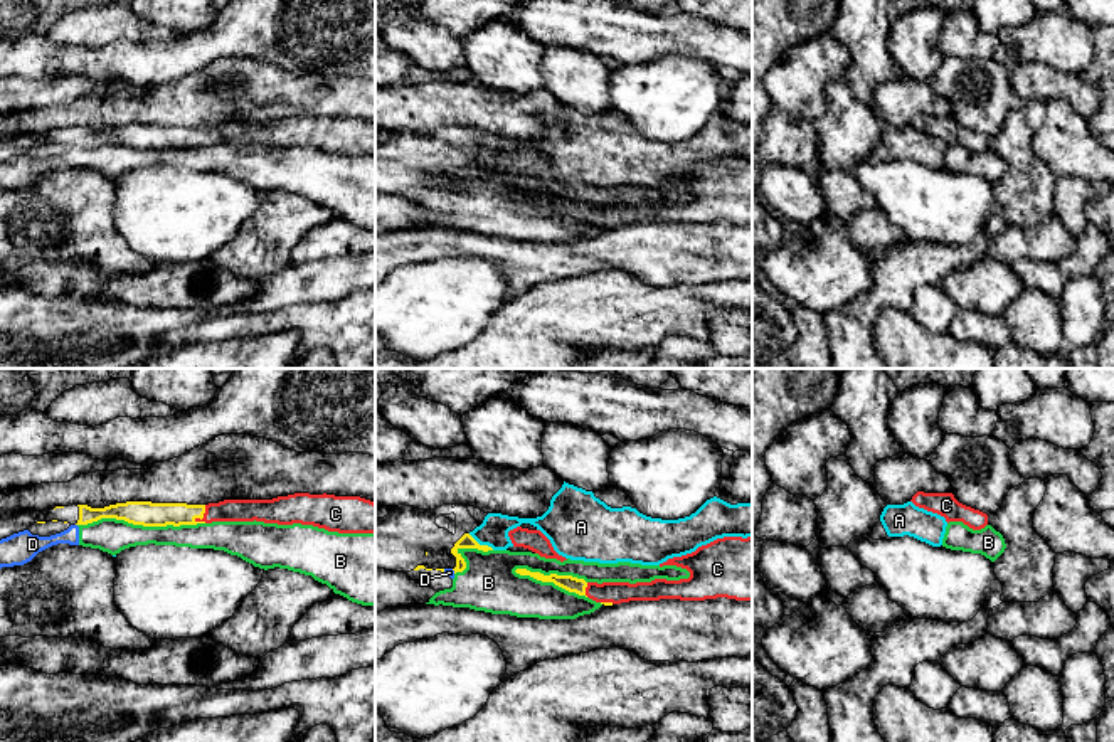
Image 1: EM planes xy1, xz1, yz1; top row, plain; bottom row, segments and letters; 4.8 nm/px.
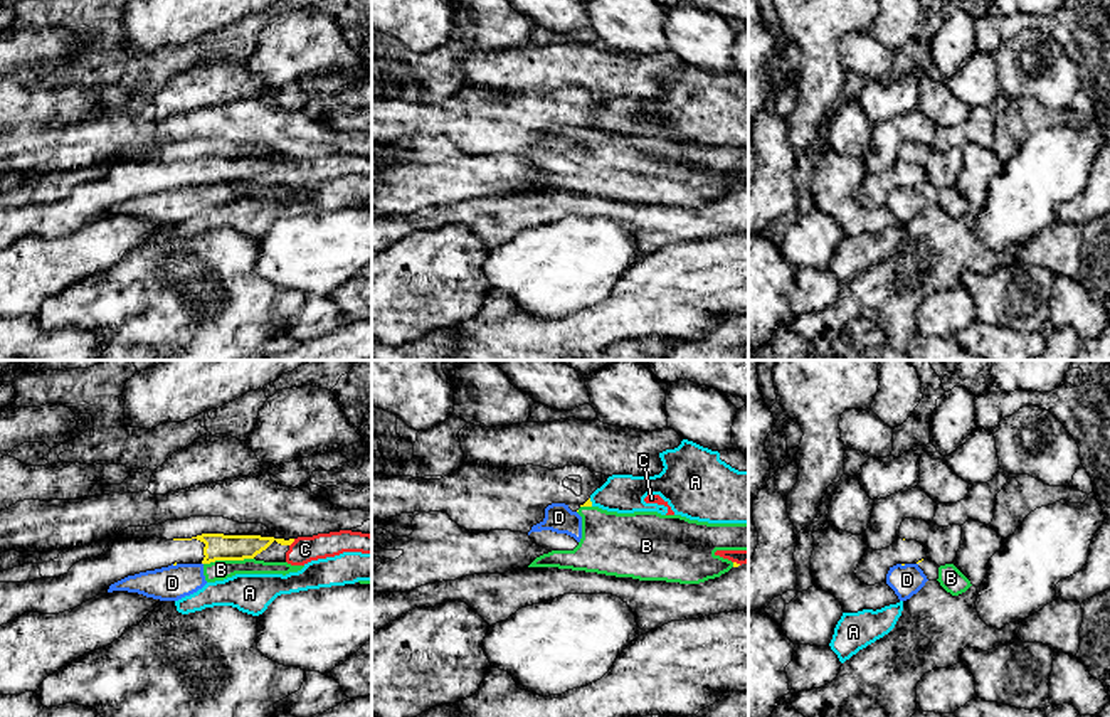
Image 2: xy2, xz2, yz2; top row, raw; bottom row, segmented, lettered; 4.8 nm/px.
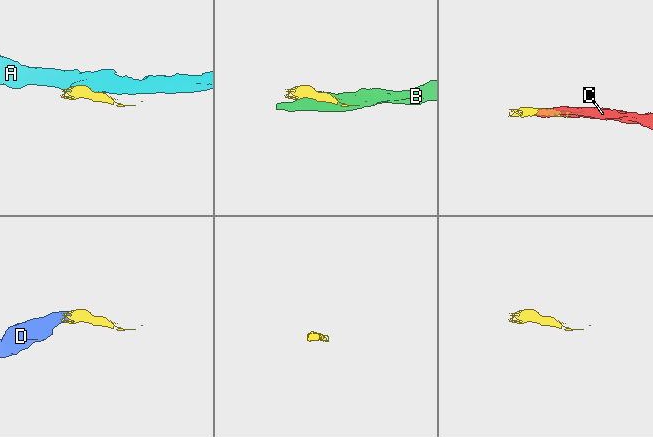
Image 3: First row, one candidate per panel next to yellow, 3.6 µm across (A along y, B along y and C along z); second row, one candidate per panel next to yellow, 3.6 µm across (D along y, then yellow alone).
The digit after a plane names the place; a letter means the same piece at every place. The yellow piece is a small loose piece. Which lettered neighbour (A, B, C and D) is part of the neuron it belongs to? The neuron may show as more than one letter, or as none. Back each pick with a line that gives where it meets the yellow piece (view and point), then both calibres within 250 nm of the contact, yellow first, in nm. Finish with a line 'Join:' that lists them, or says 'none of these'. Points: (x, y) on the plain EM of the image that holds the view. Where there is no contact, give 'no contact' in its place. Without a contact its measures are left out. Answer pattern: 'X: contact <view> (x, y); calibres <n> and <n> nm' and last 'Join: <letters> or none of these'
C: contact xy1 (202, 138); calibres 110 and 110 nm
Join: C

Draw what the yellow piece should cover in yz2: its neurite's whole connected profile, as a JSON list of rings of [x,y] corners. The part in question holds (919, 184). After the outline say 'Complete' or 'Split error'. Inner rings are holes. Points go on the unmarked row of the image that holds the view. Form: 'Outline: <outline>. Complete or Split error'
Outline: [[[896,162],[890,170],[881,173],[866,172],[854,197],[868,207],[886,205],[888,194],[896,187],[918,187],[927,180],[925,170],[917,163]]]. Split error

